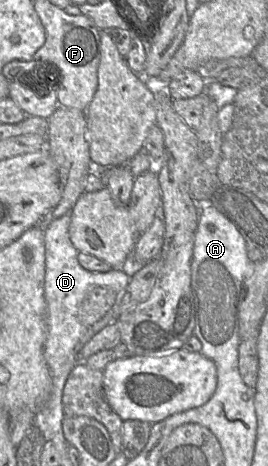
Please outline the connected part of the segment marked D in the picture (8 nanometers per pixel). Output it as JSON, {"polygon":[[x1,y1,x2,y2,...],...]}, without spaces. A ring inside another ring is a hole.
{"polygon":[[68,212,59,218,51,220,45,228,45,267,46,267,46,272,45,272,45,282,44,282,44,296,45,296,45,300,47,302,47,334,46,334,45,344,44,344,44,357,45,357,47,366,49,368,51,374,54,374,56,369,62,369,62,366,65,364,65,362,67,361,69,356,77,356,77,361,78,361,79,351,81,350,83,345,85,343,87,343,93,337,92,329,87,328,78,319,78,308,79,308,79,305,80,305,81,301,83,300,85,294,90,289,92,289,96,286,110,288,118,294,119,292,126,289,126,287,130,281,130,277,123,271,122,268,112,268,108,272,92,272,92,271,89,271,89,270,86,270,85,268,83,268,80,265,78,258,77,258,78,250,74,247,74,245,72,244,72,242,70,240,70,237,69,237,70,222,71,222,71,212]]}

